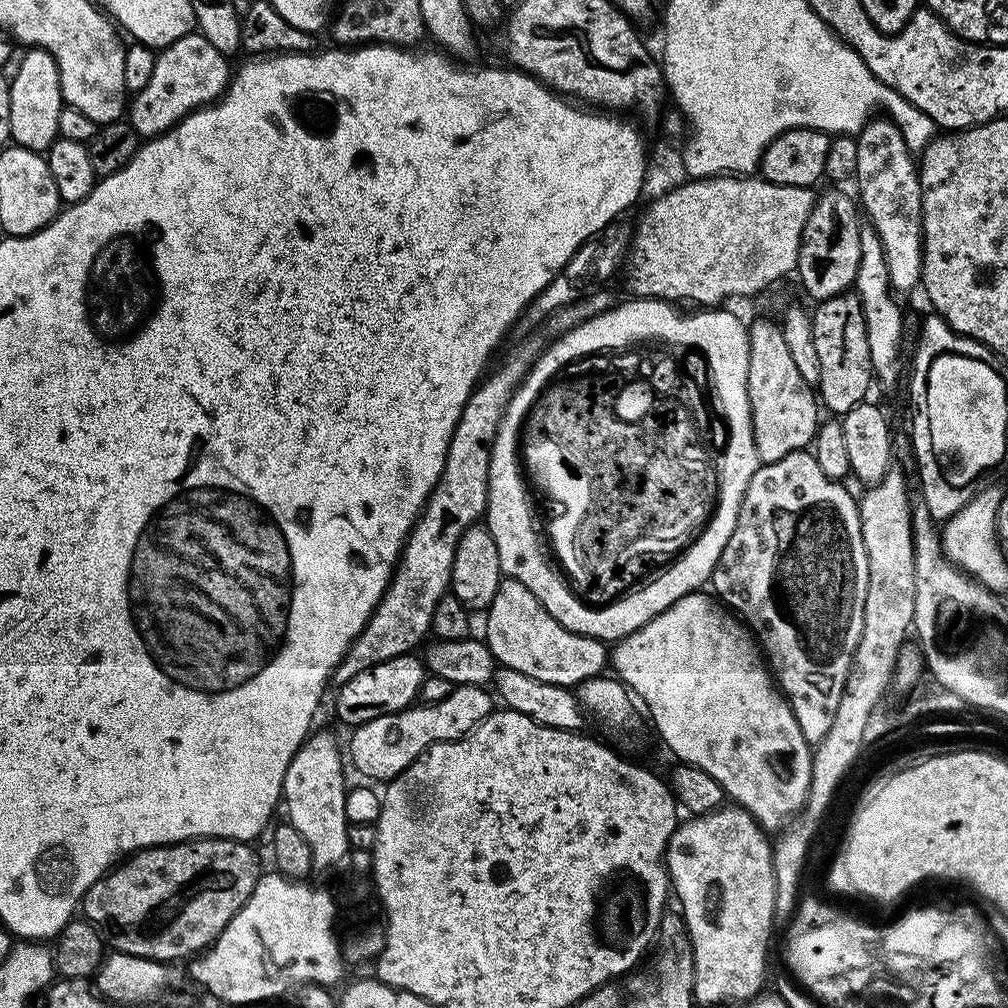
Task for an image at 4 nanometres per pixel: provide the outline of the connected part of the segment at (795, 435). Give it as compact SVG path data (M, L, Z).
M756 318L749 321L747 330L747 396L751 404L755 452L763 465L775 464L803 451L802 448L815 441L820 425L820 406L815 391L798 373L779 325L766 318Z

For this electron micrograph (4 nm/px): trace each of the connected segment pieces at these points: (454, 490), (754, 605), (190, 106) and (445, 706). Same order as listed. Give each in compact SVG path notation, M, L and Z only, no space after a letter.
M536 336L514 345L505 354L504 361L496 369L493 367L468 395L448 443L440 479L436 481L416 523L412 525L408 539L404 541L404 550L394 565L392 581L383 598L332 673L330 680L333 685L350 682L354 674L362 674L362 670L370 670L370 666L378 666L378 662L415 653L416 647L425 643L424 635L429 635L434 606L438 606L452 583L458 542L464 531L485 515L488 506L488 457L498 434L498 426L512 395L541 351L542 343Z
M832 480L832 486L834 488L828 490L830 494L824 500L818 498L818 494L794 490L794 508L780 508L778 512L772 514L772 518L766 518L764 510L760 510L760 514L758 514L760 516L760 534L774 534L774 552L770 554L772 556L770 560L756 560L756 556L754 556L754 560L750 558L750 550L760 550L760 552L764 550L764 548L750 548L750 530L740 530L738 527L738 534L729 531L728 541L714 566L710 581L711 591L754 633L755 639L766 657L768 667L780 691L784 693L784 699L792 708L794 718L798 722L798 730L802 730L802 738L806 738L806 742L810 746L820 744L822 738L826 738L826 734L830 734L830 726L834 726L834 714L838 714L838 702L842 698L842 690L852 665L854 650L858 646L858 638L862 638L862 622L864 621L866 590L868 589L868 559L866 558L866 546L862 542L860 504L857 497L855 500L847 492L841 481Z
M192 30L192 33L190 32L177 35L173 39L176 41L169 48L159 49L154 62L154 74L150 74L150 82L146 82L146 86L142 86L142 90L131 97L126 116L131 123L133 133L137 137L161 136L163 132L175 126L183 116L188 116L197 108L203 108L204 105L219 100L223 96L225 88L228 87L230 79L230 68L228 72L229 57L223 52L214 50L214 46L210 46L210 42L206 42L206 38L201 36L199 31Z
M457 684L452 693L438 702L417 703L401 712L374 718L365 724L355 725L356 768L372 780L387 782L407 770L425 750L435 744L461 740L478 722L492 715L494 696L487 687L478 684Z

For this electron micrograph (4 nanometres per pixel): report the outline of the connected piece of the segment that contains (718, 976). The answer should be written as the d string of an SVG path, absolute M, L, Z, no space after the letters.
M724 806L718 812L711 812L705 816L692 816L688 821L677 823L675 832L668 840L666 853L666 867L671 891L680 899L679 911L684 918L684 926L688 933L688 941L694 958L694 994L696 1004L736 1004L743 1005L744 1001L761 995L764 984L764 971L768 968L768 943L772 940L772 919L778 913L776 903L776 879L774 878L774 862L772 861L773 845L768 844L769 833L761 828L753 816L745 808L739 806Z

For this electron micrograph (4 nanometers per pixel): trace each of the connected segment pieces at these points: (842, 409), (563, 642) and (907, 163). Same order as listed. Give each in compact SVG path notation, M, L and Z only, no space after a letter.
M849 290L840 296L819 301L815 308L811 318L812 342L820 367L818 396L825 409L828 407L832 412L845 414L855 404L865 403L867 396L864 395L867 394L868 387L874 384L862 306L855 291Z
M501 579L498 594L494 594L494 602L486 610L486 616L486 643L503 667L530 674L530 678L538 678L542 682L565 686L579 686L593 675L594 654L600 648L599 641L563 628L538 602L538 598L522 586L522 582Z
M873 118L857 133L858 166L854 177L858 184L858 200L861 209L871 220L885 250L889 280L893 291L906 292L919 285L922 278L922 217L920 215L920 176L914 154L906 146L900 127L887 118Z

